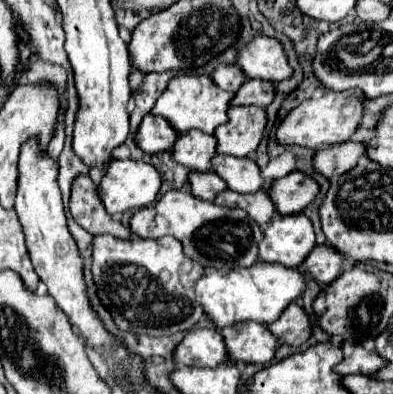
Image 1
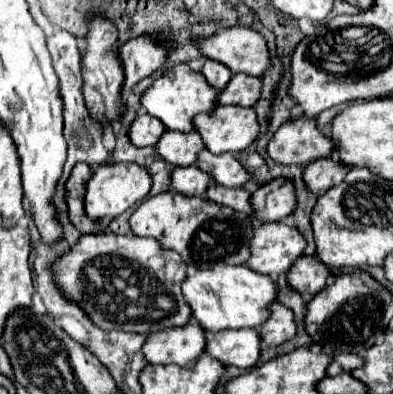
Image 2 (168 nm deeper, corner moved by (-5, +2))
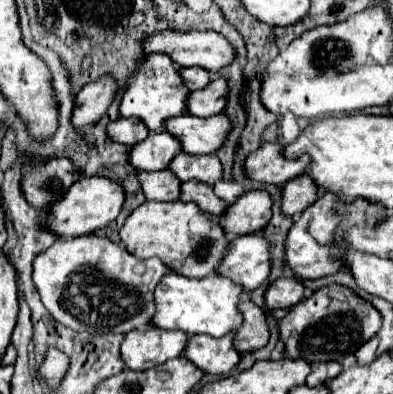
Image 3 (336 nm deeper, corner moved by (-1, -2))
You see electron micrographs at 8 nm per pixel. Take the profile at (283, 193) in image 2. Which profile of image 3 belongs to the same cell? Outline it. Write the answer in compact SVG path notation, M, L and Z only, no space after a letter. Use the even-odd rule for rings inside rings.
M253 190L239 196L223 214L221 228L225 234L253 234L271 220L271 196L263 190Z

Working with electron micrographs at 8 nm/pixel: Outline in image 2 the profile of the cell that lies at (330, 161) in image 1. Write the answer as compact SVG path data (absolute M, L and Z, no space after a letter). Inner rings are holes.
M321 158L321 160L315 160L315 162L307 164L307 168L303 172L303 178L305 178L311 192L323 194L331 186L341 184L347 170L349 170L347 166L341 166L341 162L337 162L333 158Z

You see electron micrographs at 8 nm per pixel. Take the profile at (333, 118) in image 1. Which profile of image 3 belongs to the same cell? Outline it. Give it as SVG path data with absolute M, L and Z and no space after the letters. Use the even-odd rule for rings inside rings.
M267 142L255 152L251 152L243 164L243 176L263 184L283 186L285 182L305 174L309 166L309 156L287 160L283 158L283 146L279 142Z

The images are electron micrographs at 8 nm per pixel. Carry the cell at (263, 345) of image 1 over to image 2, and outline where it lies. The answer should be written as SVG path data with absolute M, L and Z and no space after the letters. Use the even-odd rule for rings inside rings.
M257 330L207 332L207 352L219 362L253 368L261 358L261 338Z

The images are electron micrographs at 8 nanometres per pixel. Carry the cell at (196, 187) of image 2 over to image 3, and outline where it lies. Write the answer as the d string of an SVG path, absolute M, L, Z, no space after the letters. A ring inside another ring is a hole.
M169 170L137 172L137 178L147 200L155 200L155 202L179 200L181 182Z

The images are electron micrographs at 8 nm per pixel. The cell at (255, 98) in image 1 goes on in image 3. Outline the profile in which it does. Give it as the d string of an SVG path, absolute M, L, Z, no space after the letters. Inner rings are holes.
M213 74L209 86L201 90L193 90L185 100L185 110L191 116L209 118L213 114L221 114L227 102L227 84L221 76Z

